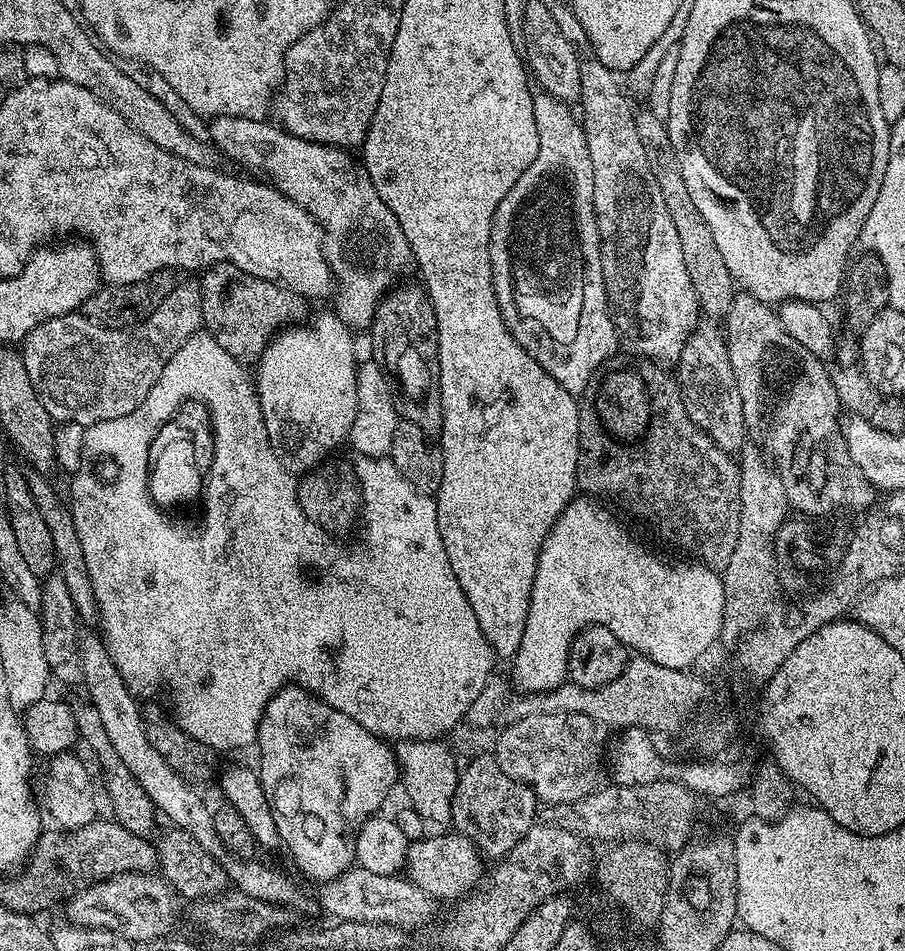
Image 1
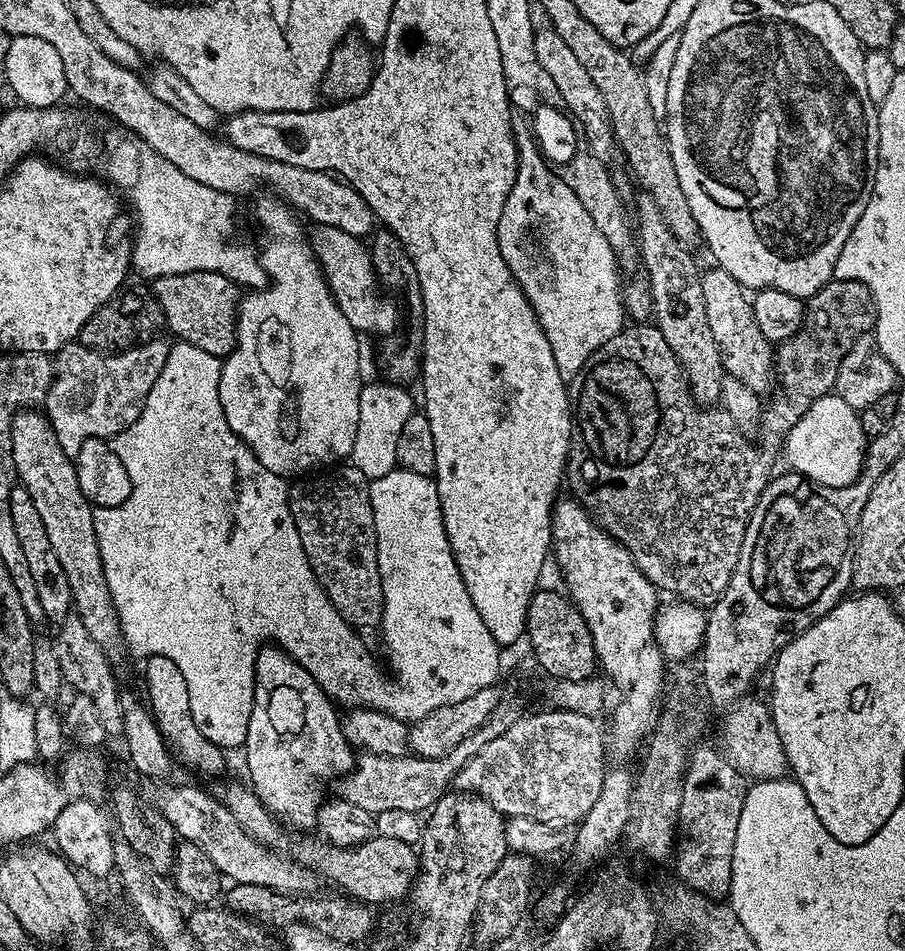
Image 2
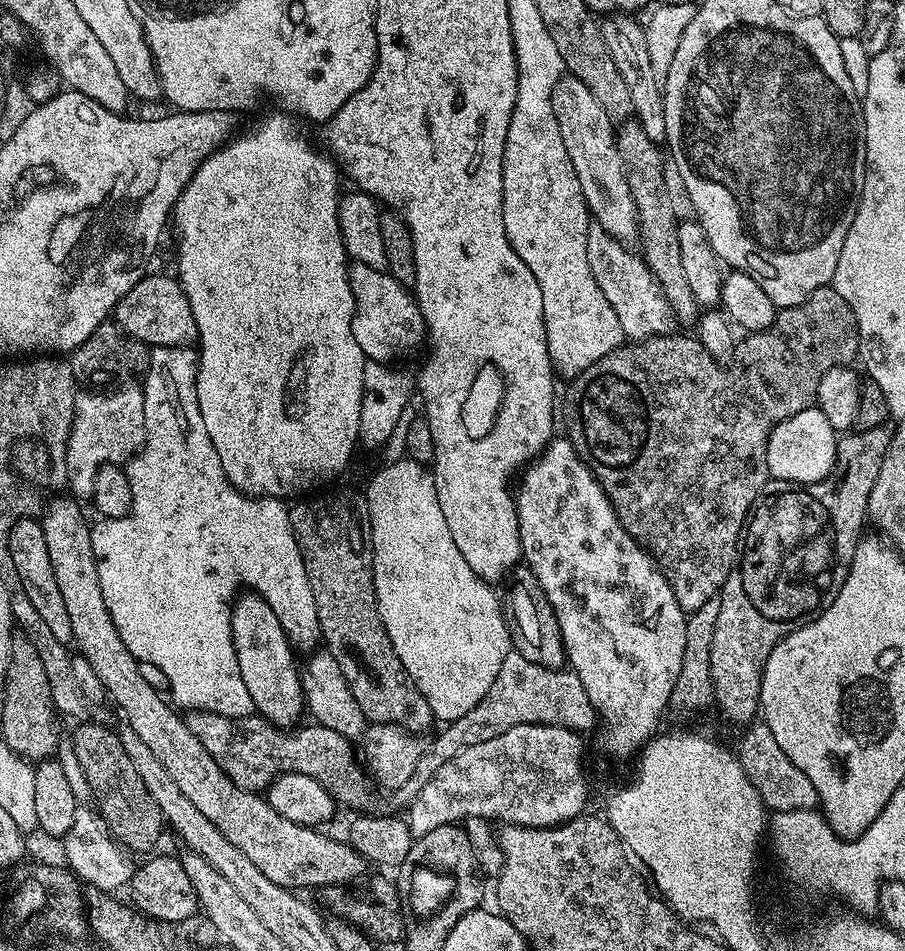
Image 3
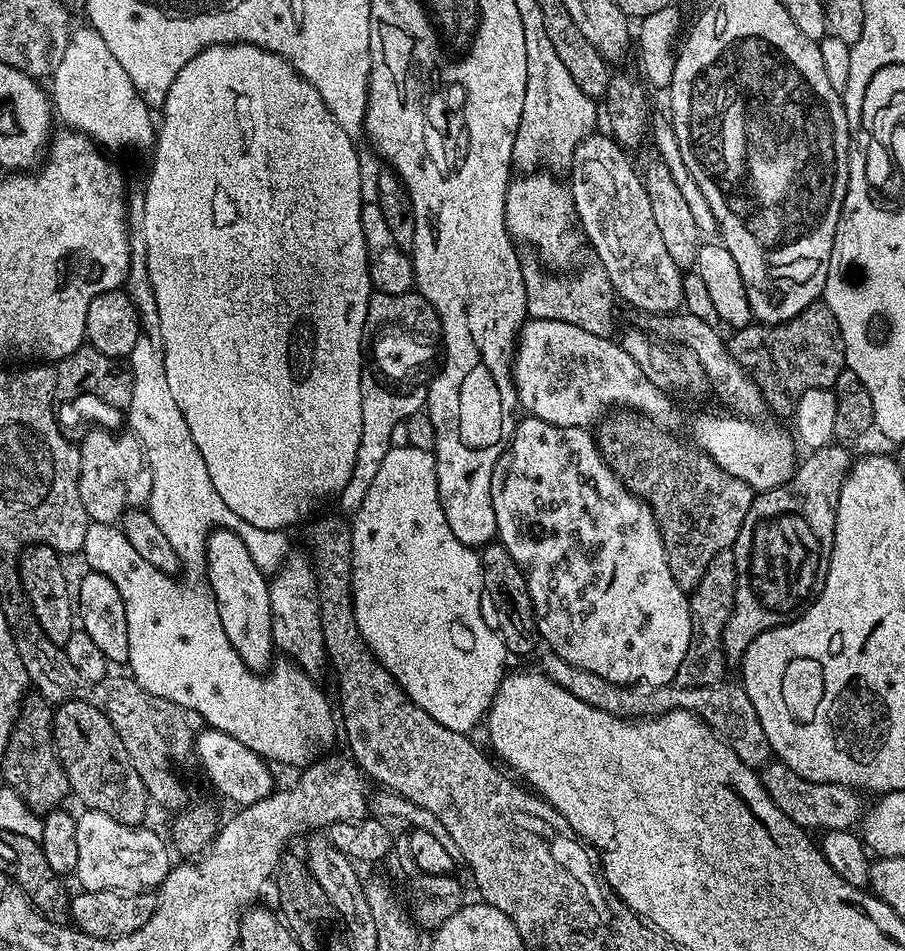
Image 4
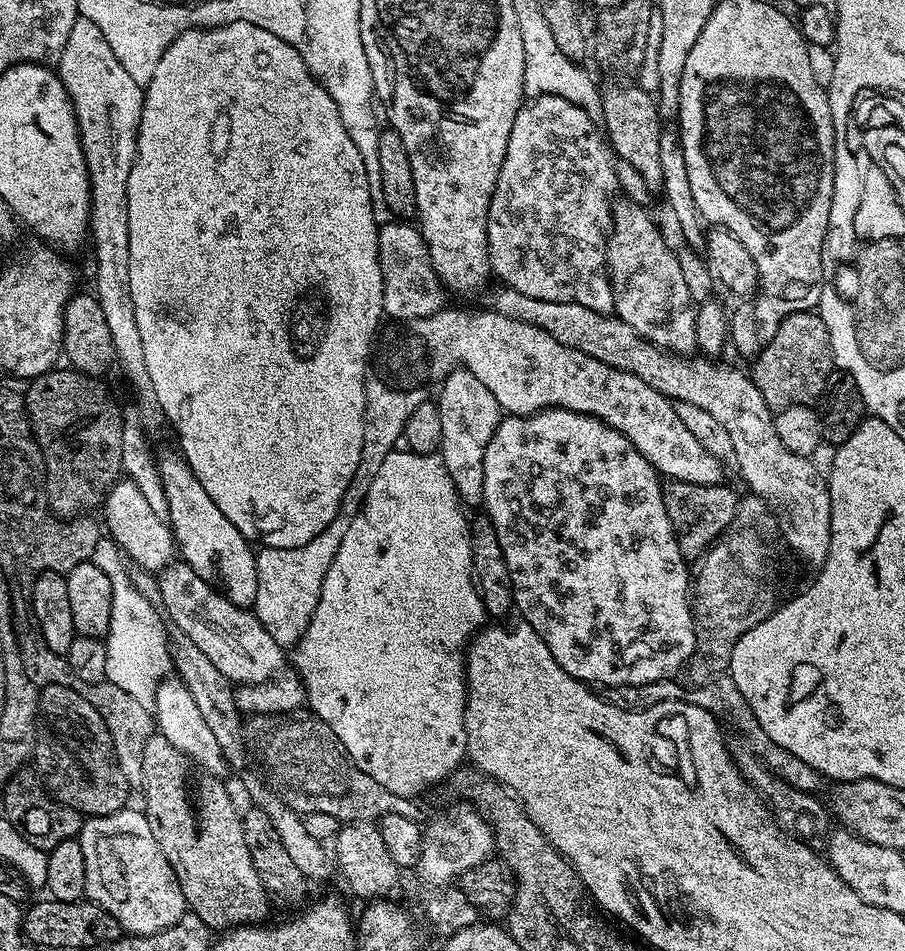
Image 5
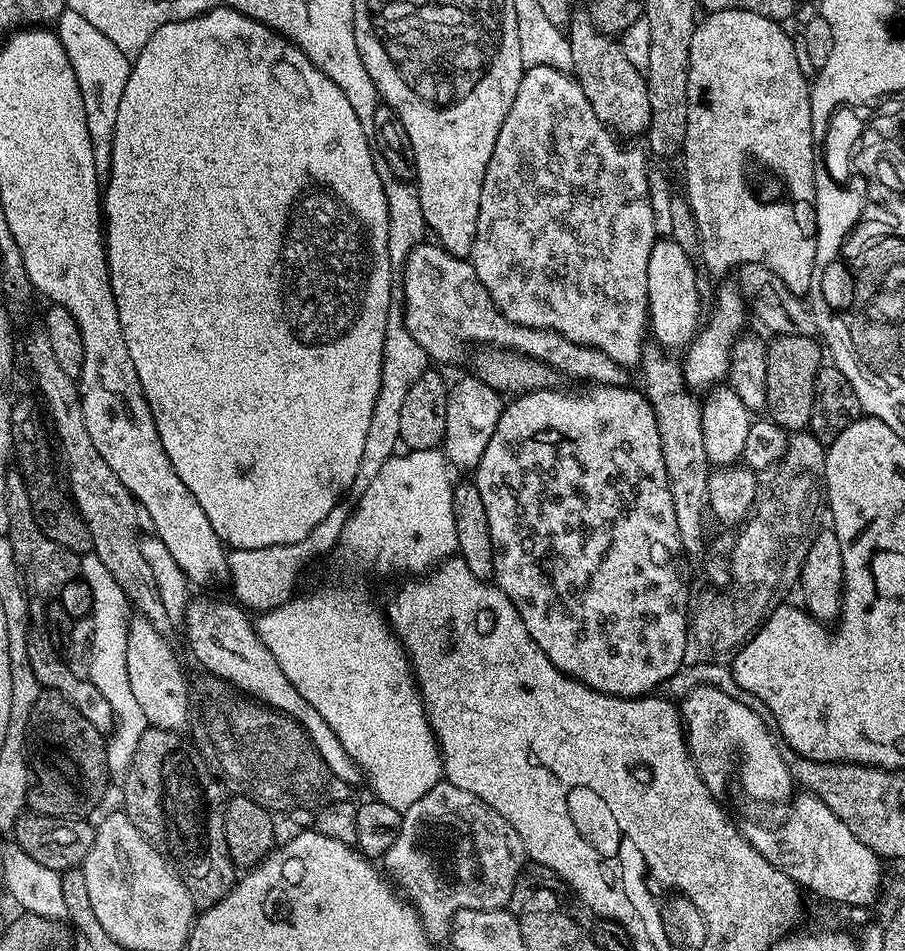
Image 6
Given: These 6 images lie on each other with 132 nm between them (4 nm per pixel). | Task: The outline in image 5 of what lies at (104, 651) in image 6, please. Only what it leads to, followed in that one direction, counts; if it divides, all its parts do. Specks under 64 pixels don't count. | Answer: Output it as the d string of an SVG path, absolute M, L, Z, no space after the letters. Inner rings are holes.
M100 539L91 561L106 572L113 587L112 616L110 616L109 630L104 640L107 683L126 690L126 694L130 694L130 698L135 698L137 702L142 702L142 706L151 709L156 703L156 689L173 671L172 656L169 652L169 629L166 627L157 605L153 601L147 600L134 586L132 572L115 540Z

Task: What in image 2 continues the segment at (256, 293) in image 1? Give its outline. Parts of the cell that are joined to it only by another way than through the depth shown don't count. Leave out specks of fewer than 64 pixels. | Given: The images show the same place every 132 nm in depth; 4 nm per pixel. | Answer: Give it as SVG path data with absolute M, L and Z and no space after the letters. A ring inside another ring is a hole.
M187 272L155 277L150 287L164 316L164 324L176 335L177 341L198 346L198 350L206 350L206 354L214 354L221 358L232 353L233 348L236 347L236 318L242 299L241 289L235 280L217 272Z

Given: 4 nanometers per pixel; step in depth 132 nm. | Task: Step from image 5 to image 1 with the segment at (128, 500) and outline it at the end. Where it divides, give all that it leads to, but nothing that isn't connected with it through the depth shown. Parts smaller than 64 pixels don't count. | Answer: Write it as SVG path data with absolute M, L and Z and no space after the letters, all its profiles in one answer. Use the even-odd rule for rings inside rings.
M180 282L160 303L158 310L134 328L107 328L85 316L83 311L68 312L34 326L22 341L22 355L26 374L30 374L30 382L34 382L34 390L53 421L87 426L110 418L122 418L122 414L138 410L138 406L146 402L150 386L158 382L162 366L166 366L166 362L170 362L170 358L174 358L174 354L178 354L184 343L201 328L199 287L195 283Z

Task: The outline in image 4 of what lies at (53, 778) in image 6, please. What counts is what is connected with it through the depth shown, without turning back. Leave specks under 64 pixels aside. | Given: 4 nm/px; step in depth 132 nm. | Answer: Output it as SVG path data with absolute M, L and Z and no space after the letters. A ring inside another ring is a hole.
M65 700L64 703L55 705L52 714L52 737L56 743L56 757L60 759L64 772L68 775L71 795L77 796L84 803L85 809L101 812L123 824L140 826L145 823L144 815L150 809L146 786L142 778L138 778L138 770L134 770L130 754L126 754L122 738L118 738L110 718L106 718L106 714L98 710L98 706L94 706L89 700Z

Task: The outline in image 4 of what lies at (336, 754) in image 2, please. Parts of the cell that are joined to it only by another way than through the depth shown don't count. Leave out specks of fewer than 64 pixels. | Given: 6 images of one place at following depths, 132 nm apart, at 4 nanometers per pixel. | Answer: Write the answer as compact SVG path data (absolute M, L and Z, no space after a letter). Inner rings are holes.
M217 528L208 534L204 547L206 579L218 606L218 618L222 618L222 630L230 638L230 646L238 650L242 662L253 670L267 669L274 660L272 627L270 626L269 577L250 558L246 542L229 528Z

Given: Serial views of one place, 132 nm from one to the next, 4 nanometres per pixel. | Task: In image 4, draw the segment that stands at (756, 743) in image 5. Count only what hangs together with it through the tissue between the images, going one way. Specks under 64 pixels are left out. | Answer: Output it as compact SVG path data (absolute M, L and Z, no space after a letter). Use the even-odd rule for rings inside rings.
M549 651L548 656L540 660L539 667L544 675L549 676L558 686L570 690L574 698L582 698L590 706L598 710L606 710L615 716L625 718L647 718L661 716L674 710L686 710L702 717L716 731L721 740L727 740L730 750L746 762L746 766L760 770L773 759L772 747L766 738L766 730L762 730L762 722L758 722L758 710L754 710L754 702L746 694L739 683L721 682L702 686L701 688L683 688L681 684L615 684L606 682L606 678L598 678L598 674L590 674L590 670L582 670L570 662L563 660L556 652Z

